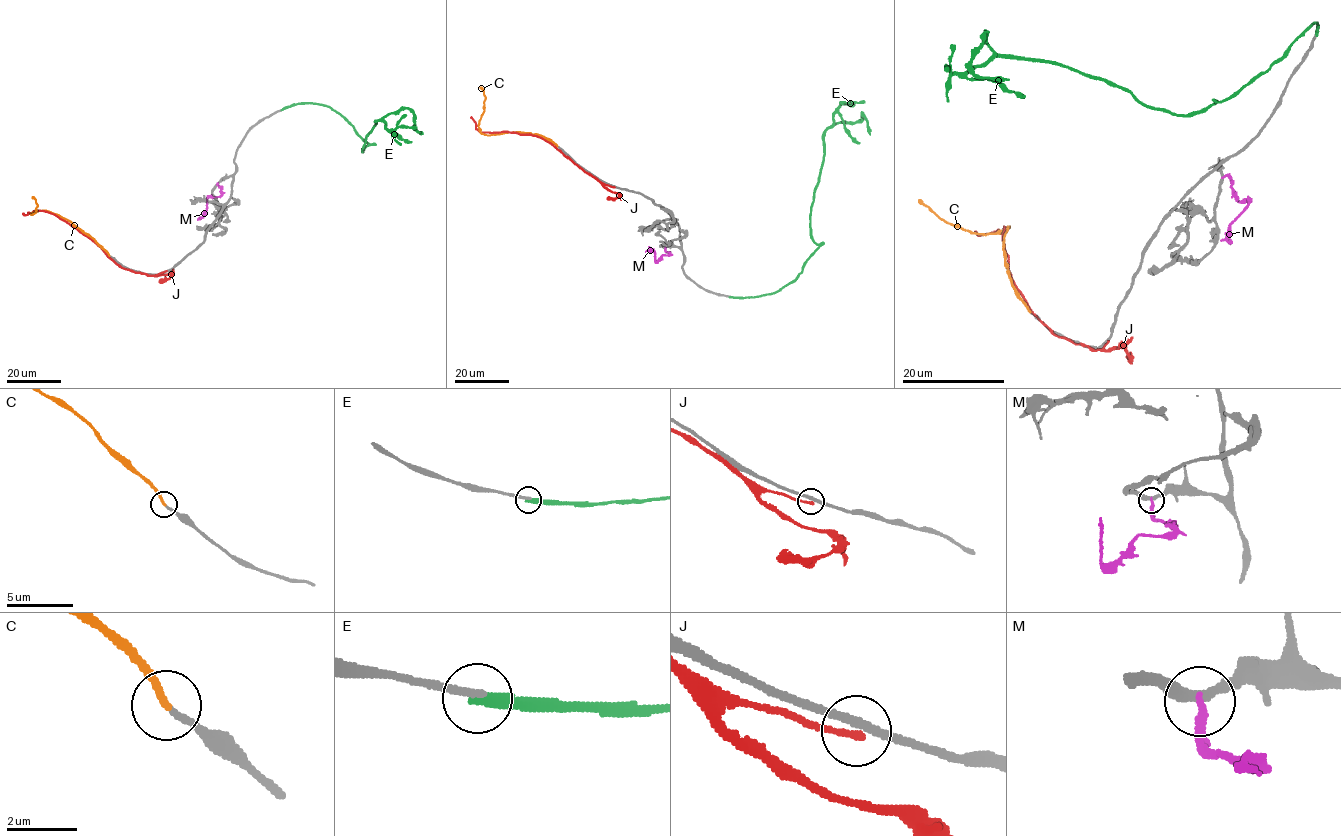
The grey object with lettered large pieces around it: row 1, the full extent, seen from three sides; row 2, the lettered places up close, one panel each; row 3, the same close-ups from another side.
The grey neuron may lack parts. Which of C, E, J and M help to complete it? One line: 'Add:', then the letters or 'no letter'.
Add: C

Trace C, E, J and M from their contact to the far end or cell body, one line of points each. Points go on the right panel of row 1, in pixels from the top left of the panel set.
C: (1029, 312), (1009, 277), (1004, 249), (1004, 236), (1009, 227), (993, 233), (971, 233), (946, 223), (919, 200)
E: (1316, 34), (1314, 23), (1267, 70), (1186, 115), (1056, 64), (1004, 57), (986, 33), (971, 70), (1009, 79)
J: (1108, 341), (1101, 349), (1091, 349), (1056, 336), (1029, 309), (1011, 278), (1004, 226), (982, 235), (974, 231)
M: (1223, 177), (1231, 179), (1236, 200), (1248, 202), (1232, 223), (1227, 240), (1231, 244)

